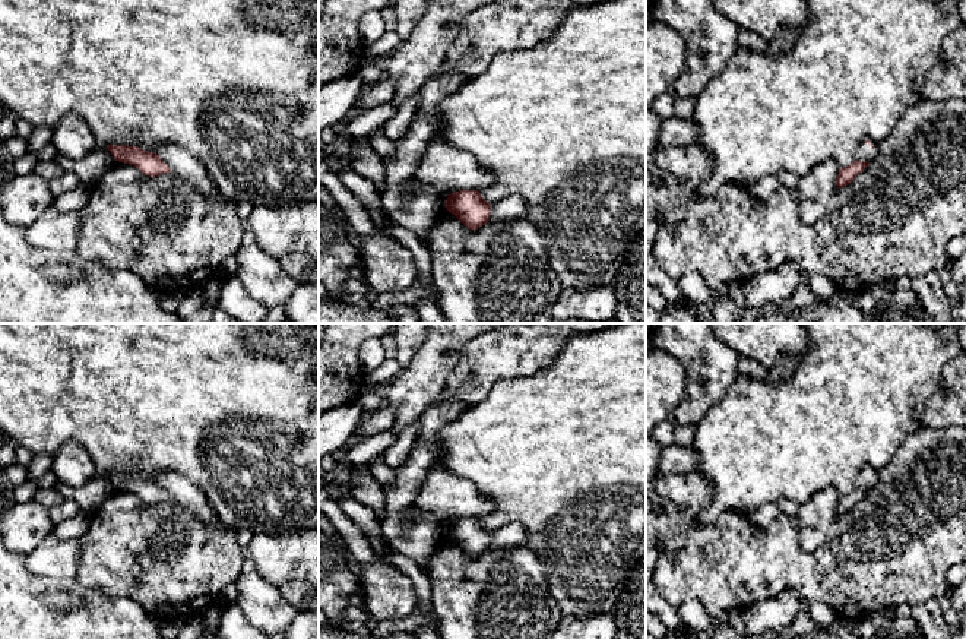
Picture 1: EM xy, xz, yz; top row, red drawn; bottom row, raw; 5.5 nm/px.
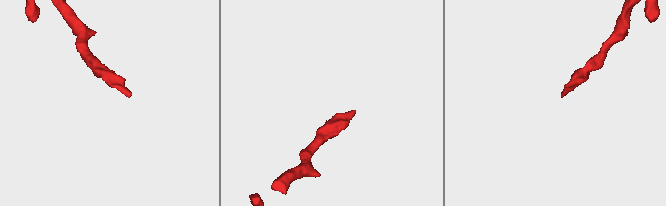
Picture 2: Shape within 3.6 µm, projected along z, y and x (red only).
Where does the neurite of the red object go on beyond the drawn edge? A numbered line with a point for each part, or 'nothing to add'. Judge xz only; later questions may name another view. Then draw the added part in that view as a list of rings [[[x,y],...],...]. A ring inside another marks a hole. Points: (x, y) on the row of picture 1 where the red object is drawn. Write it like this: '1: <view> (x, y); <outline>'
1: xz (512, 206); [[[510,194],[491,205],[490,221],[525,218],[526,200],[520,194]]]

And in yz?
1: yz (865, 152); [[[865,142],[861,143],[858,151],[856,151],[855,159],[871,162],[874,159],[874,148]]]

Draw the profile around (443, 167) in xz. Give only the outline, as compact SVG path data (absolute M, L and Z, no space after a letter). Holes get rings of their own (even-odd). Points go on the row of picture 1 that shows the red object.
M433 137L409 181L431 186L446 196L459 190L485 189L492 184L494 177L478 164L471 152Z

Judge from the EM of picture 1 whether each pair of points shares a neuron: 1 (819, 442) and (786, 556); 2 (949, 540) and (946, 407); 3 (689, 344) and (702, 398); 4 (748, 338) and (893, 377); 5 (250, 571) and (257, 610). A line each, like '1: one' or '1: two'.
1: two
2: two
3: one
4: two
5: one

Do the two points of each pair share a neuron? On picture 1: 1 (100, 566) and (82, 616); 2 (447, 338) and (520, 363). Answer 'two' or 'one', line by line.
1: two
2: two

